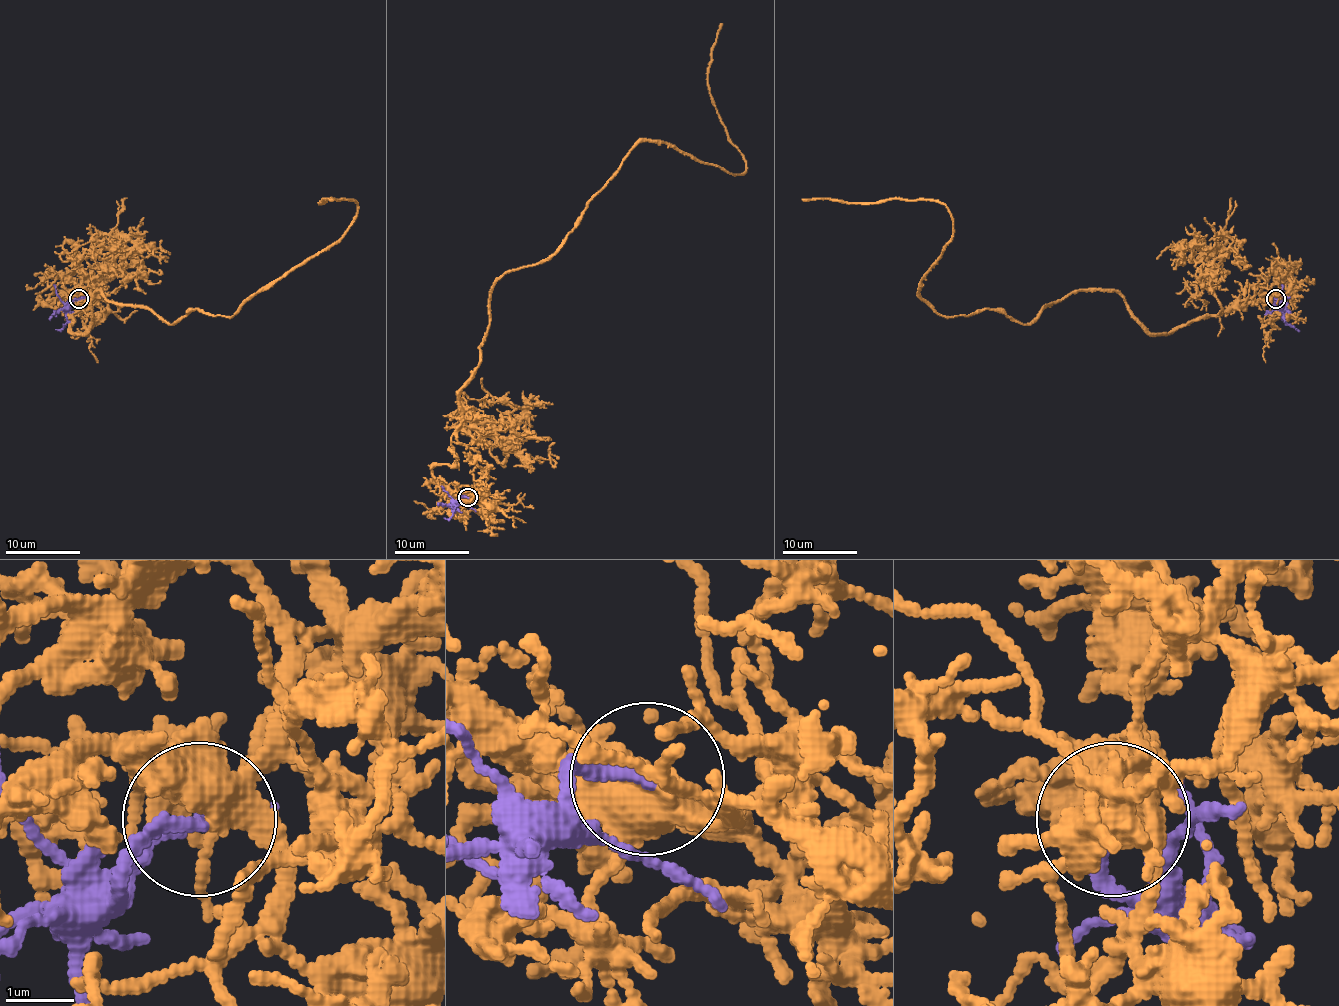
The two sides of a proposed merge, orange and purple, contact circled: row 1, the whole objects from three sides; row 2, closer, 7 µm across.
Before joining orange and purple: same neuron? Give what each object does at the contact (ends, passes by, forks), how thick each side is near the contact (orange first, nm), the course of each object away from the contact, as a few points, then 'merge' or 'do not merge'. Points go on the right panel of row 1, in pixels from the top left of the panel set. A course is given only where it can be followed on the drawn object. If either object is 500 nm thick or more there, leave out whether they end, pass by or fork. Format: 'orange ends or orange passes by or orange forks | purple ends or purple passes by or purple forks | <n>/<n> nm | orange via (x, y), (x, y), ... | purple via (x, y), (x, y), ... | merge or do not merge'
orange forks | purple ends | 440/180 nm | orange via (1275, 297), (1164, 333), (1104, 289), (1029, 323), (939, 314), (920, 280), (948, 209), (802, 199) | purple via (1275, 299), (1275, 304), (1296, 329) | merge

